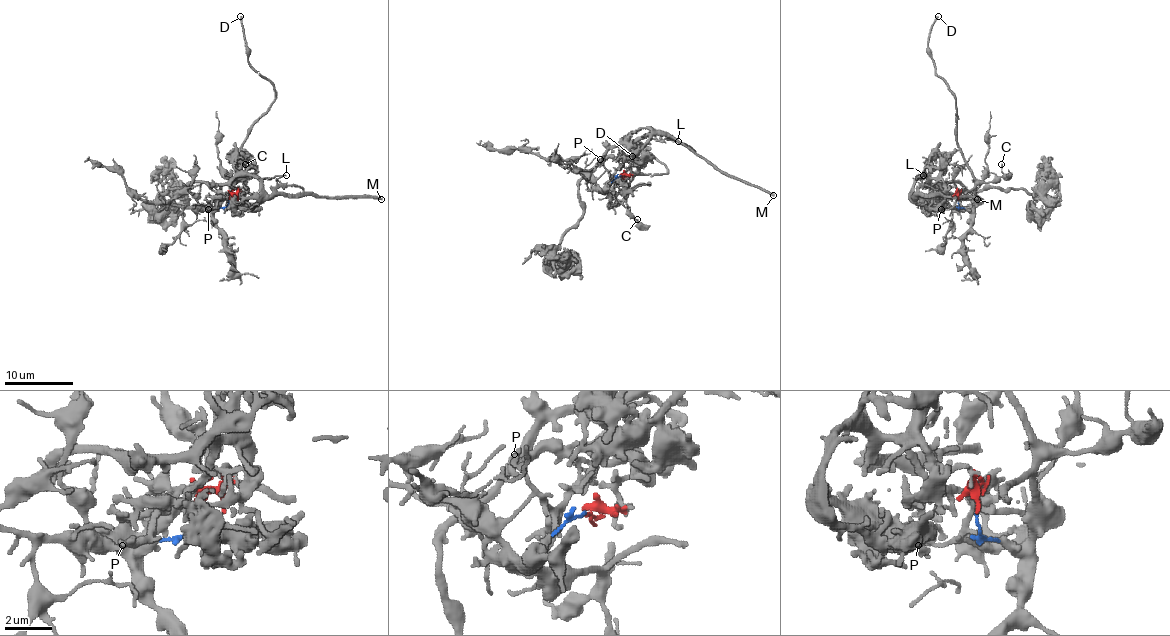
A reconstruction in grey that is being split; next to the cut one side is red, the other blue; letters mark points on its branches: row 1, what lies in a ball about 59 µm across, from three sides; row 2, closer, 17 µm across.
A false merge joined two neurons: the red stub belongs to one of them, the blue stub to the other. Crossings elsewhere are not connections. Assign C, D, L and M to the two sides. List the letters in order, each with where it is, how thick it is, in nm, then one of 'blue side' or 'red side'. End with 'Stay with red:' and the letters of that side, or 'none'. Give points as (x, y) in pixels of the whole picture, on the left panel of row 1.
C: (245, 164) | 130 nm | blue side
D: (240, 16) | 200 nm | blue side
L: (286, 175) | 140 nm | red side
M: (381, 199) | 320 nm | red side
Stay with red: L, M

